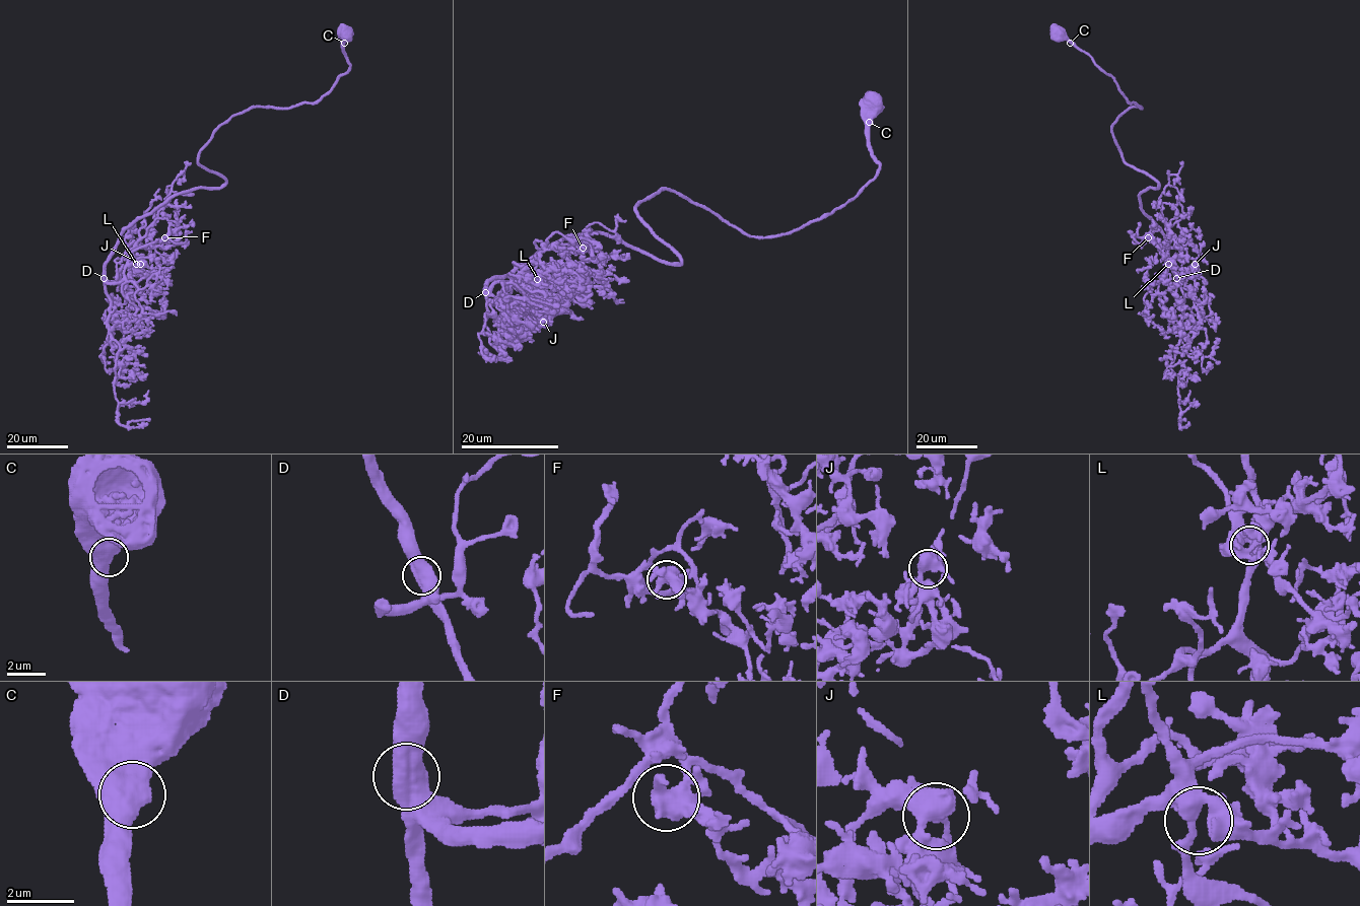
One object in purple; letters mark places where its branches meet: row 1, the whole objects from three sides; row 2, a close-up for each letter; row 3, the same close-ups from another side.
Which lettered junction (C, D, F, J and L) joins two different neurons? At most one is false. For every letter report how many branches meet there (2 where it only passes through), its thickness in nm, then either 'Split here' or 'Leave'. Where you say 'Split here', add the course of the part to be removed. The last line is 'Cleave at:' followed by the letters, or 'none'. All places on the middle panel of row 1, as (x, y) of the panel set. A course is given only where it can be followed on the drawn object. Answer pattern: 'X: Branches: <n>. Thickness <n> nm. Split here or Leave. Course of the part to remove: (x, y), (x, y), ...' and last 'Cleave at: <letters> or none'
C: Branches: 2. Thickness 650 nm. Leave
D: Branches: 2. Thickness 700 nm. Leave
F: Branches: 2. Thickness 550 nm. Leave
J: Branches: 3. Thickness 500 nm. Leave
L: Branches: 2. Thickness 400 nm. Leave
Cleave at: none

